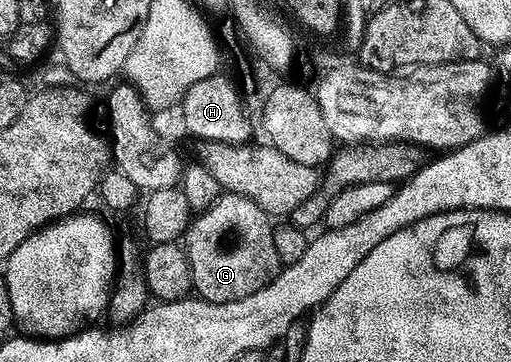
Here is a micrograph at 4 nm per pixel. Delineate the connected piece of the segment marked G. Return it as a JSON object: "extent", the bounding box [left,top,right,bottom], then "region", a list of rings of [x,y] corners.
{"extent":[185,193,281,303],"region":[[[230,193],[220,194],[217,201],[198,212],[187,226],[185,250],[194,294],[210,303],[228,303],[241,301],[241,297],[249,297],[249,293],[257,293],[257,289],[269,285],[271,278],[278,275],[281,270],[275,244],[275,229],[276,224],[272,216],[266,215],[261,205],[249,201],[249,197]]]}

